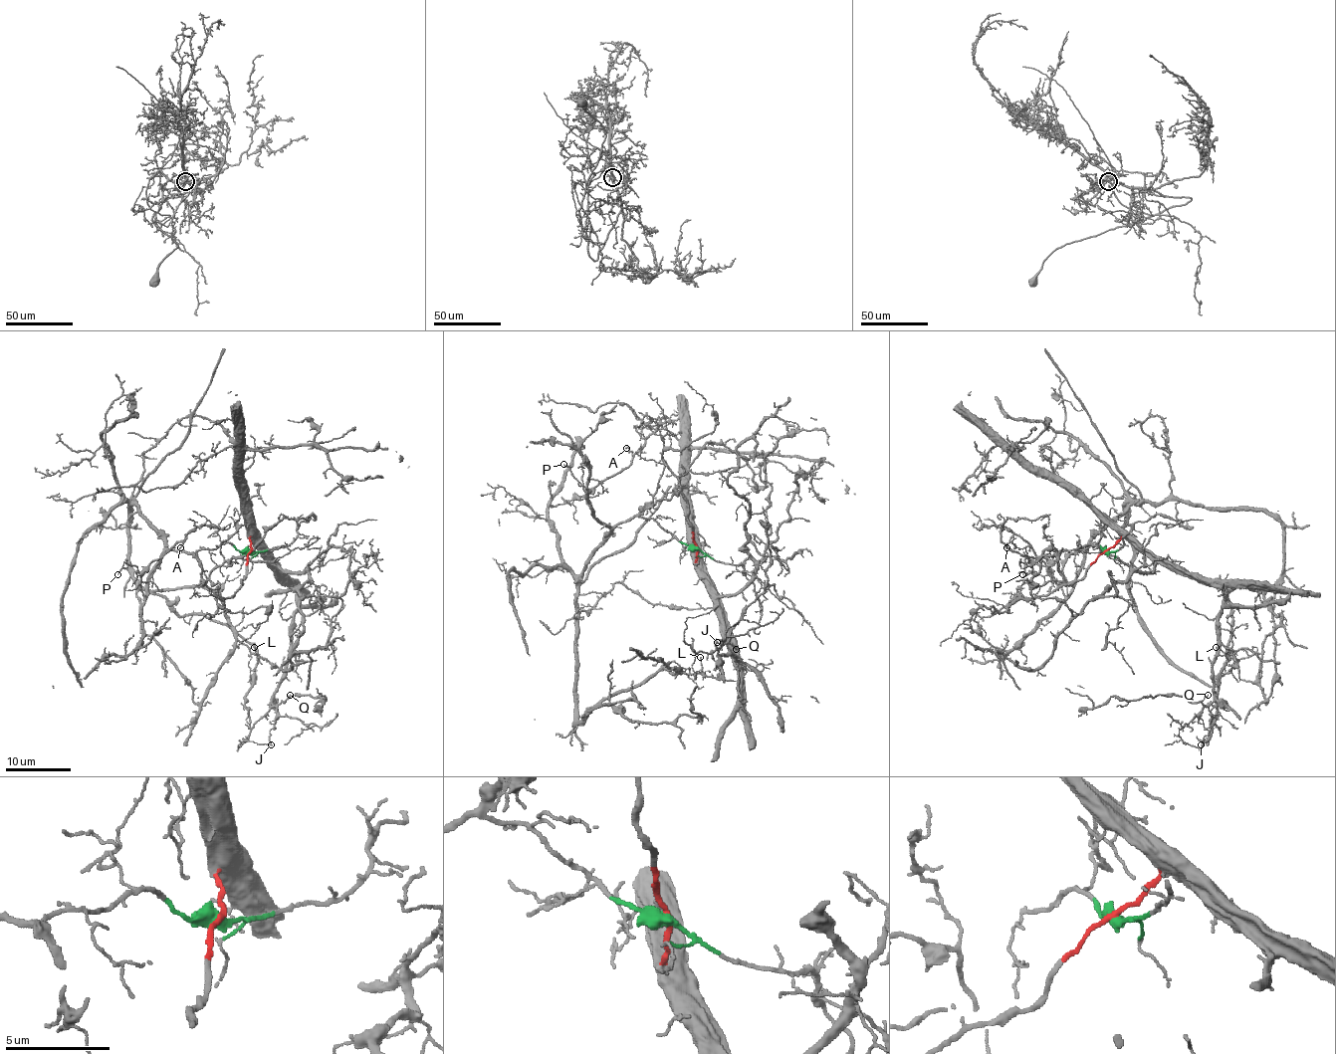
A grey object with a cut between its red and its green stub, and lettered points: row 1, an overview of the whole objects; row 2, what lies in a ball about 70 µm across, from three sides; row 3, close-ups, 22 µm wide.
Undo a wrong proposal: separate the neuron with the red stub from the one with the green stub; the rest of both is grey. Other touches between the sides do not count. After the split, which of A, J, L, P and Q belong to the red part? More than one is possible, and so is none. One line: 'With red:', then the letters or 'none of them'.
With red: J, Q

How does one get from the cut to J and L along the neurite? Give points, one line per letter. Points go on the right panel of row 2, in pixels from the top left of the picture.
J: (1105, 551), (1128, 538), (1224, 590), (1212, 701), (1201, 714), (1209, 732), (1201, 744)
L: (1105, 551), (1076, 551), (1142, 502), (1264, 509), (1282, 574), (1235, 587), (1231, 653), (1216, 646)

